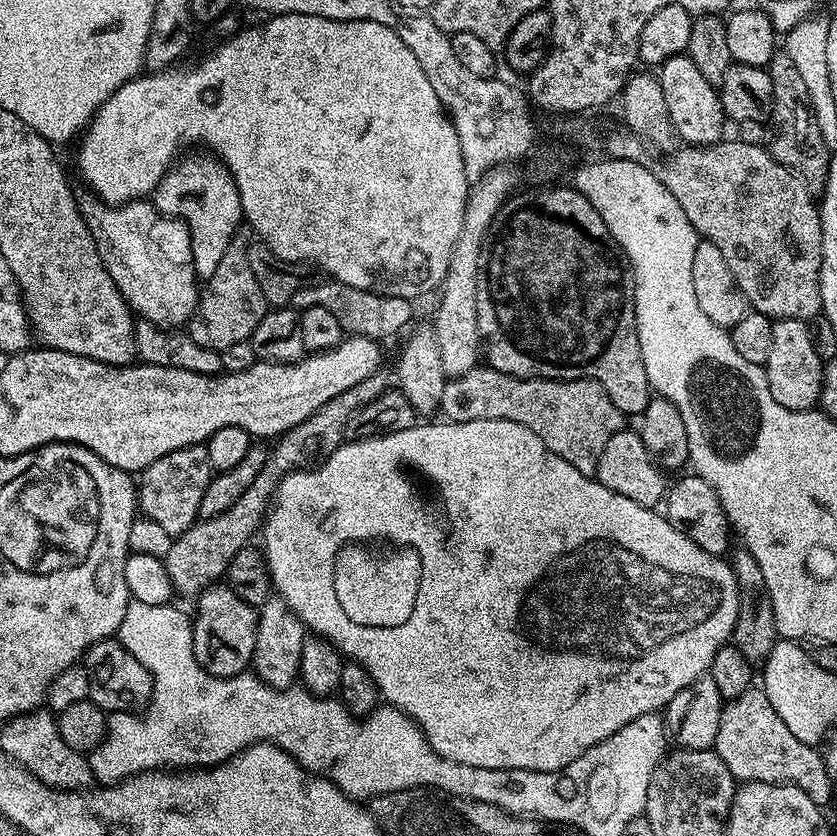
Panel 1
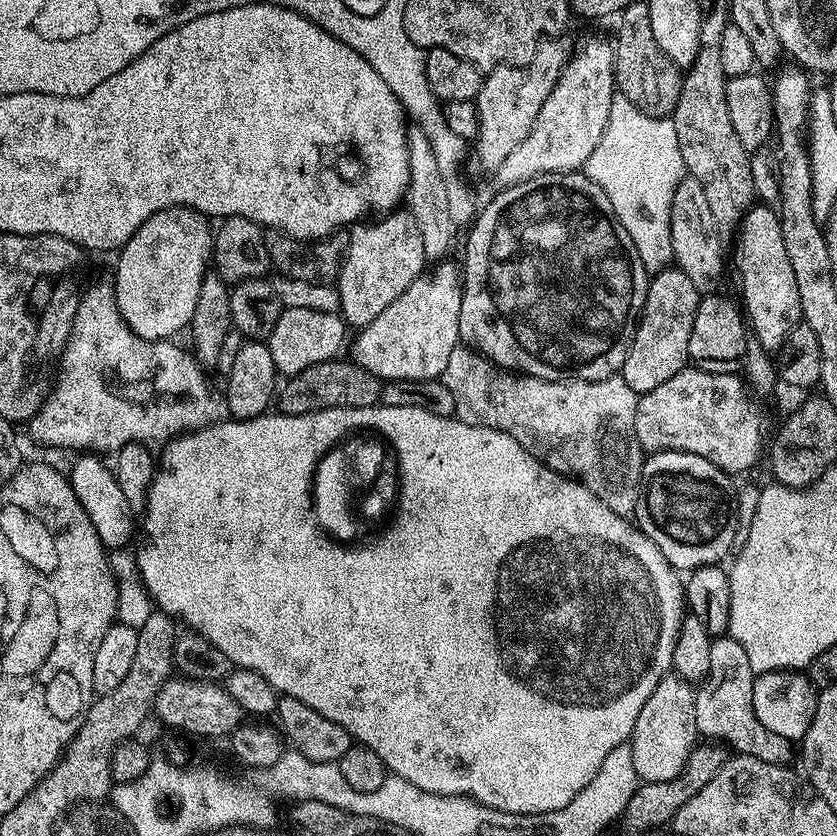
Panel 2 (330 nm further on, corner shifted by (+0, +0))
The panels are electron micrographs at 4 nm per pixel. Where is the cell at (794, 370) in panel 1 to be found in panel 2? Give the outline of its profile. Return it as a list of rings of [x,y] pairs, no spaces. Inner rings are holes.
[[[757,203],[744,213],[735,233],[736,249],[730,252],[730,264],[736,267],[736,280],[740,283],[739,303],[751,335],[769,354],[780,351],[790,330],[801,323],[798,286],[794,269],[786,254],[786,241],[782,239],[782,222],[775,207]]]

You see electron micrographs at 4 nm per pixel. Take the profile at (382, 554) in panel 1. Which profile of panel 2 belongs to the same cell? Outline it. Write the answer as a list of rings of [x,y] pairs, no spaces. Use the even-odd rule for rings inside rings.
[[[380,404],[374,408],[324,408],[321,412],[307,412],[297,416],[272,415],[255,416],[253,420],[221,420],[208,424],[205,428],[183,433],[163,445],[161,452],[164,453],[158,456],[158,467],[152,477],[152,485],[148,487],[148,502],[142,512],[144,521],[141,524],[139,521],[138,524],[140,545],[134,548],[136,565],[153,605],[159,611],[175,618],[181,625],[189,624],[192,627],[189,629],[195,635],[209,640],[219,652],[226,654],[229,665],[249,668],[262,674],[262,678],[266,678],[266,682],[270,682],[270,686],[276,689],[280,696],[298,698],[298,702],[306,702],[310,710],[318,710],[322,718],[338,722],[338,726],[342,726],[342,730],[346,730],[356,744],[365,744],[367,748],[374,750],[374,754],[382,758],[391,775],[406,778],[406,782],[414,782],[418,790],[443,796],[467,796],[494,810],[523,816],[562,810],[562,806],[566,806],[566,802],[570,802],[574,794],[581,792],[586,782],[590,782],[590,778],[598,774],[598,766],[602,766],[606,754],[610,754],[614,746],[625,743],[631,737],[634,722],[638,722],[642,706],[646,706],[646,698],[654,694],[654,686],[658,686],[660,679],[669,675],[674,642],[686,615],[681,573],[673,568],[670,562],[666,562],[662,550],[658,550],[658,546],[654,546],[650,537],[640,531],[631,519],[614,514],[610,506],[603,504],[579,480],[555,472],[553,468],[547,468],[505,432],[470,426],[452,416],[439,416],[430,414],[430,410],[418,410],[418,406]]]

